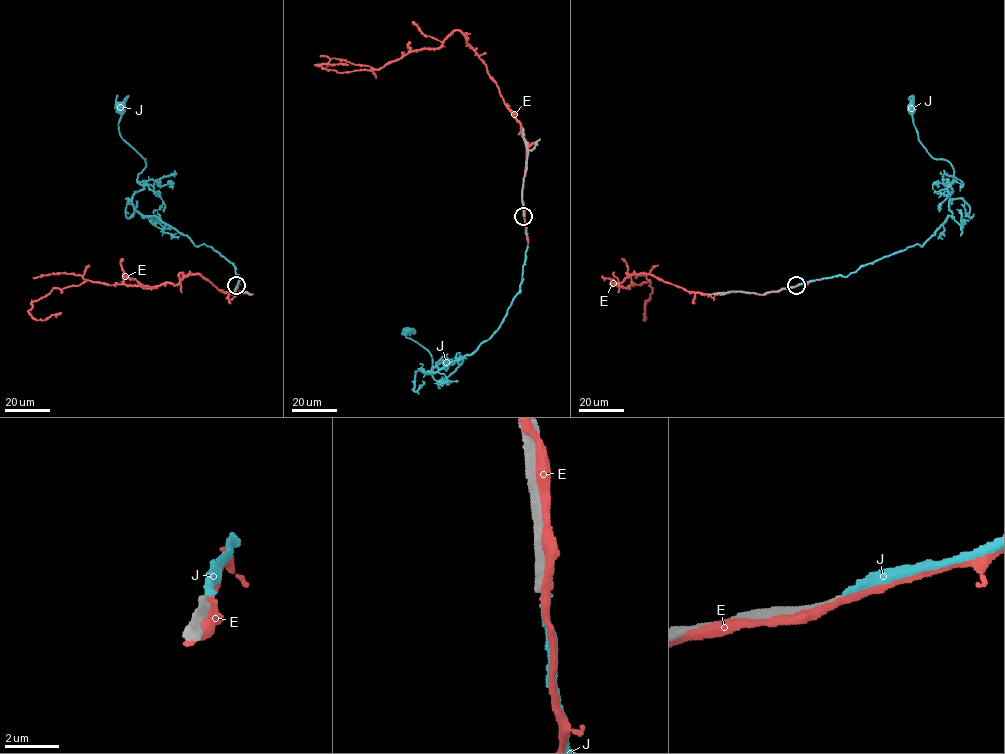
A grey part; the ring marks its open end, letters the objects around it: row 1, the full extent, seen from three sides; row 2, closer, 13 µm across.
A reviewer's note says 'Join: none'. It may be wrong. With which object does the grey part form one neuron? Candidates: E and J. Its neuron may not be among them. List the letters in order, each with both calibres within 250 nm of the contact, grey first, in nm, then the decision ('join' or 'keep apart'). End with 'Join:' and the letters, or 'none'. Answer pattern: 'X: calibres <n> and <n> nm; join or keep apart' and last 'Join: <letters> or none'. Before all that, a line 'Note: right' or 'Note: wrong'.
Note: right
E: calibres 280 and 360 nm; keep apart
J: calibres 280 and 280 nm; keep apart
Join: none

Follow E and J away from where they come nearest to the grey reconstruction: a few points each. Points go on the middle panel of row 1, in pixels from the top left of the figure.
E: (523, 212), (521, 124), (460, 31), (378, 69), (315, 65), (348, 65)
J: (523, 216), (522, 280), (492, 336), (442, 369), (419, 369), (430, 374), (431, 354), (407, 331)

